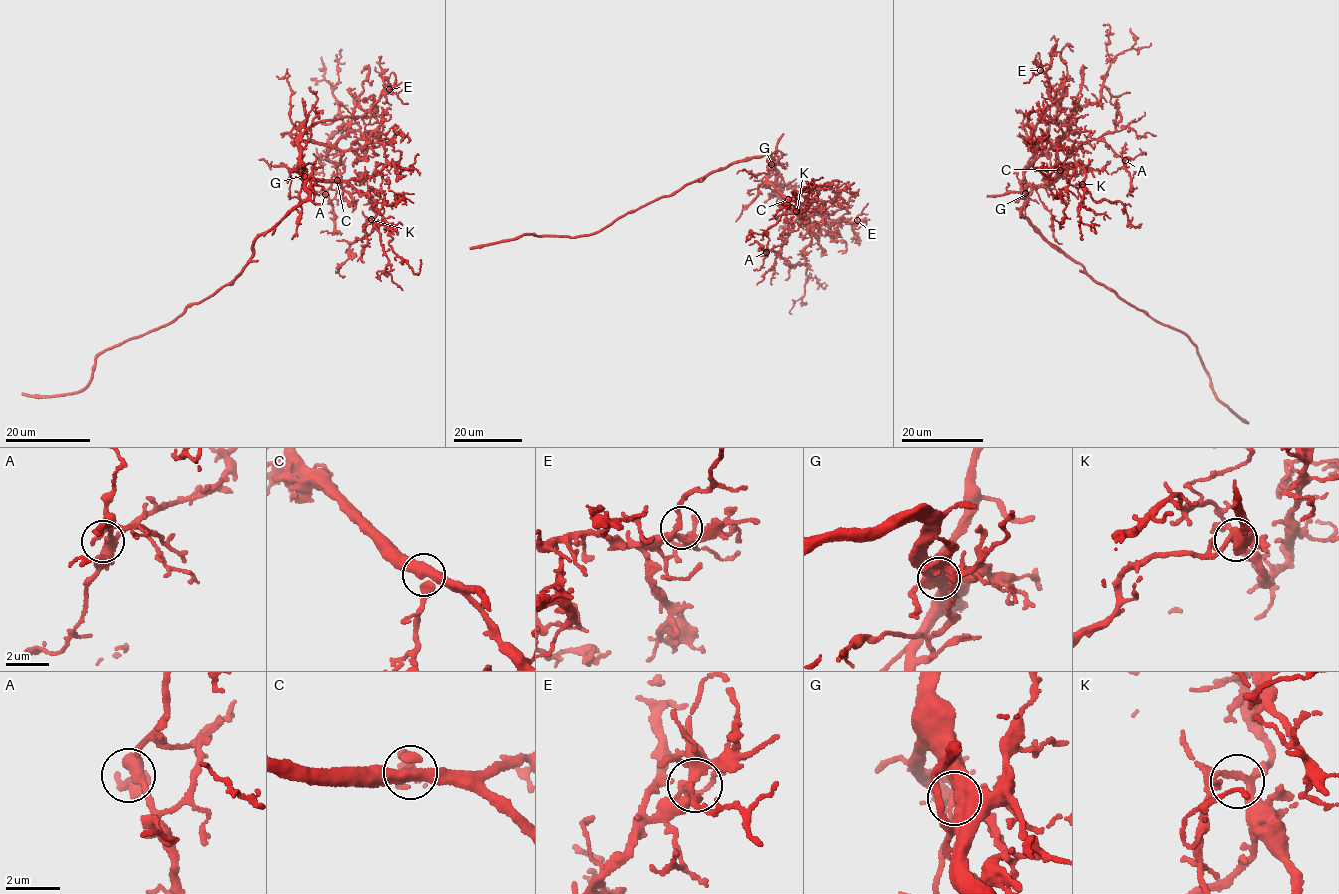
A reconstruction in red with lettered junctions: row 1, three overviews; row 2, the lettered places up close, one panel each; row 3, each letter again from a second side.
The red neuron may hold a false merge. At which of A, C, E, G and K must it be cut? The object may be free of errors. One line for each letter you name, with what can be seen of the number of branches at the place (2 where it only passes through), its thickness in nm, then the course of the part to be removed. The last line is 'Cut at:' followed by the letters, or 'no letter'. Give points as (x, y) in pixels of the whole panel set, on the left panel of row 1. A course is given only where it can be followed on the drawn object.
Cut at: no letter

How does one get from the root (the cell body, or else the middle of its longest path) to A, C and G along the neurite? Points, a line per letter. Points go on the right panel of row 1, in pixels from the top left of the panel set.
A: (1058, 247), (1023, 214), (1024, 167), (1047, 153), (1065, 136), (1078, 142), (1102, 140), (1125, 160)
C: (1058, 247), (1031, 225), (1023, 214), (1022, 205), (1026, 187), (1044, 185), (1060, 170)
G: (1058, 247), (1023, 214), (1025, 193)

